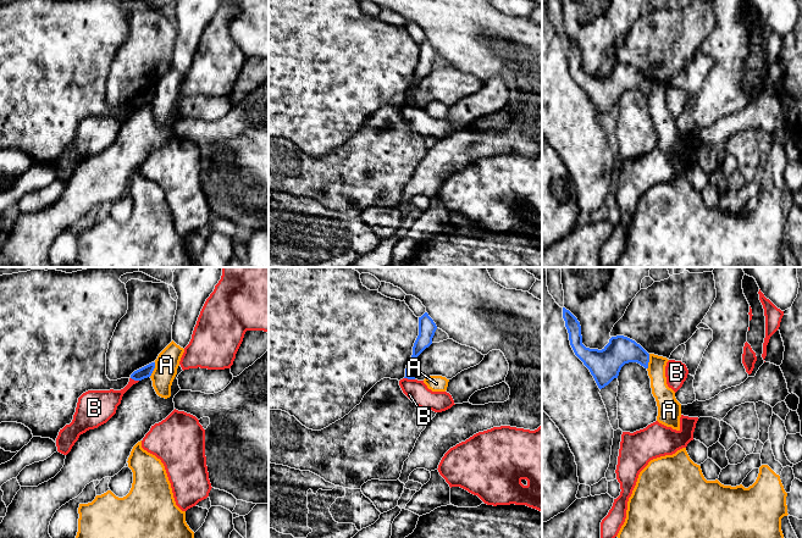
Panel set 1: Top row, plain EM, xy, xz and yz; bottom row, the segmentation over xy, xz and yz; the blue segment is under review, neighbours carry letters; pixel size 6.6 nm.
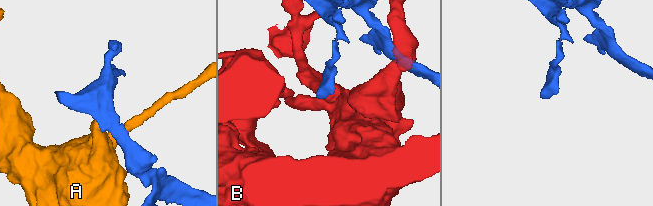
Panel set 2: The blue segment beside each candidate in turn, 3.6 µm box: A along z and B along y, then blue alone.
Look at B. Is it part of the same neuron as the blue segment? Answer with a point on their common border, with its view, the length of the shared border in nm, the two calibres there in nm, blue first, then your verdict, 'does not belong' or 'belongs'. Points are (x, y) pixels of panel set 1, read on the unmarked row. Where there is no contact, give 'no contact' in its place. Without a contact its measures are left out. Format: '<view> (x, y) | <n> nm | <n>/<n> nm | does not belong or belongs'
xz (409, 105) | 70 nm | 90/140 nm | does not belong

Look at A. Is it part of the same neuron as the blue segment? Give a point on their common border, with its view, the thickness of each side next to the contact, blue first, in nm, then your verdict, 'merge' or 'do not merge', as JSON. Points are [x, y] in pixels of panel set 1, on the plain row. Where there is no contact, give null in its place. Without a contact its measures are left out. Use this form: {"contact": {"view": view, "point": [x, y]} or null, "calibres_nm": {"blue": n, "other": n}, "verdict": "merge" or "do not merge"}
{"contact": {"view": "yz", "point": [648, 88]}, "calibres_nm": {"blue": 190, "other": 130}, "verdict": "do not merge"}

